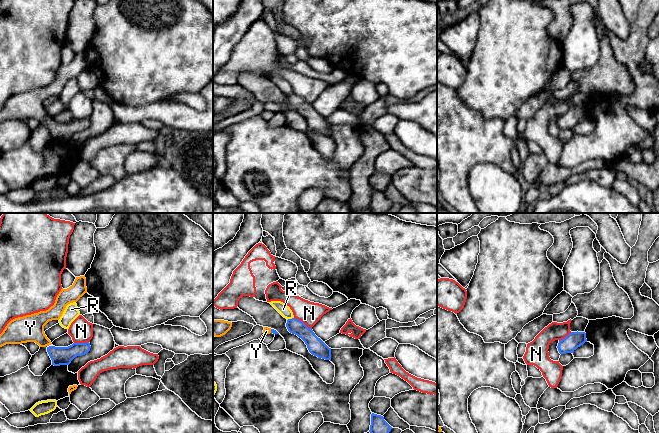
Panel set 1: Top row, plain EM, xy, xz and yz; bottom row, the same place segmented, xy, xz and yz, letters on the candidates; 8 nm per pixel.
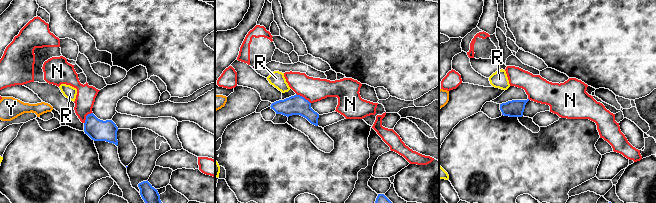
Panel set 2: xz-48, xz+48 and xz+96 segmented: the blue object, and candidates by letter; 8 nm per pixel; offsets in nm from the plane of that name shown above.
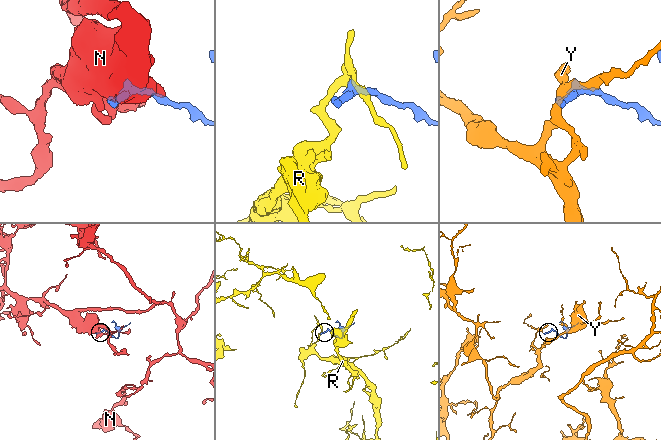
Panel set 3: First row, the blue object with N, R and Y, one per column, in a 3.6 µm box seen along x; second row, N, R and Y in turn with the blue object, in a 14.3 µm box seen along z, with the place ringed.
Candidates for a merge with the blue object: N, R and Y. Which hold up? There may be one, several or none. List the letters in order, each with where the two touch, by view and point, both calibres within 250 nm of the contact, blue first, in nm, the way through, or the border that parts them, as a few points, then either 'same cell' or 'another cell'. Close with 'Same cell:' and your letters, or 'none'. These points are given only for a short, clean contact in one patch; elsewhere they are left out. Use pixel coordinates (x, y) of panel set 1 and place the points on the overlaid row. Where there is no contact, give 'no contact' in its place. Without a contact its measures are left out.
N: contact xz (302, 322); calibres 140 and 180 nm; border xz (294, 317), (301, 320), (311, 329); another cell
R: contact xz (290, 319); calibres 120 and 90 nm; border xz (293, 317), (287, 320); another cell
Y: contact xz (271, 331); calibres 40 and 50 nm; way xz (273, 331), (271, 331), (266, 330); same cell
Same cell: Y

